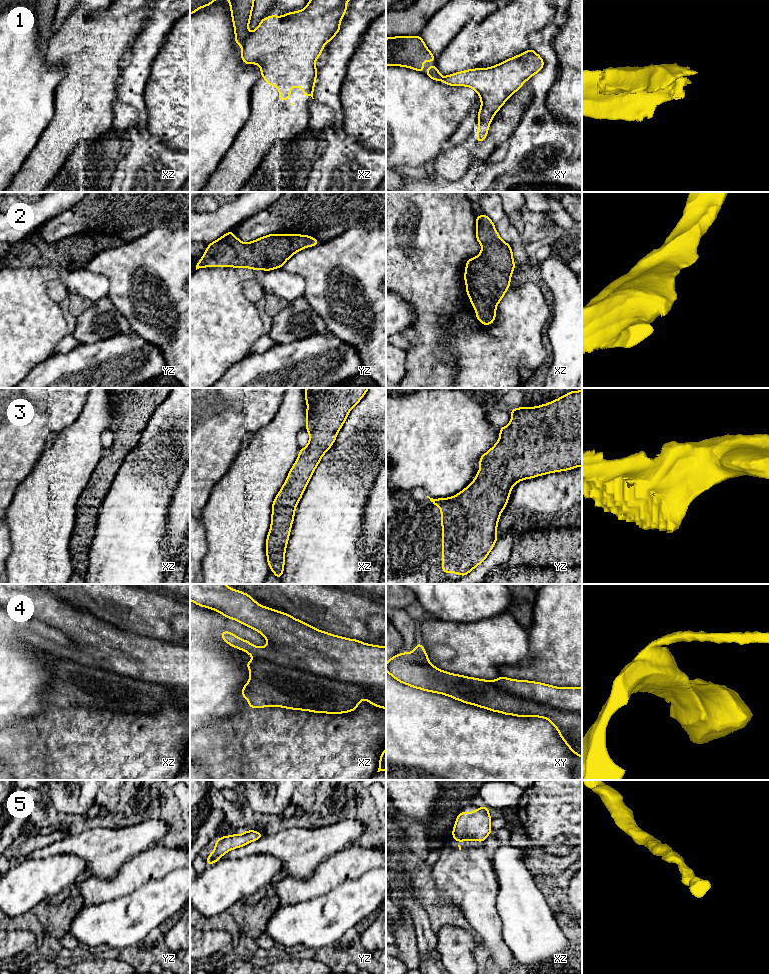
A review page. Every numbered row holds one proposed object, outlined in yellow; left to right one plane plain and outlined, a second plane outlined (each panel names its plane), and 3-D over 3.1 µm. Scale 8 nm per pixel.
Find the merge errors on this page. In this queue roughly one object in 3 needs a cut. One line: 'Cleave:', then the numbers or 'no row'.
Cleave: 1, 4

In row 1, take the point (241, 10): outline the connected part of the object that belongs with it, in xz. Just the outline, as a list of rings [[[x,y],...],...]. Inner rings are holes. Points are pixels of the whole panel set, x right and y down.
[[[228,0],[235,31],[235,43],[242,44],[249,35],[248,26],[251,19],[254,0]]]

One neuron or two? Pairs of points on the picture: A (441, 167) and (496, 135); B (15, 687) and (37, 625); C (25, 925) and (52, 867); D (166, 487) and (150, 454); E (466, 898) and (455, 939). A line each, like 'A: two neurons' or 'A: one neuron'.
A: one neuron
B: one neuron
C: two neurons
D: one neuron
E: two neurons

